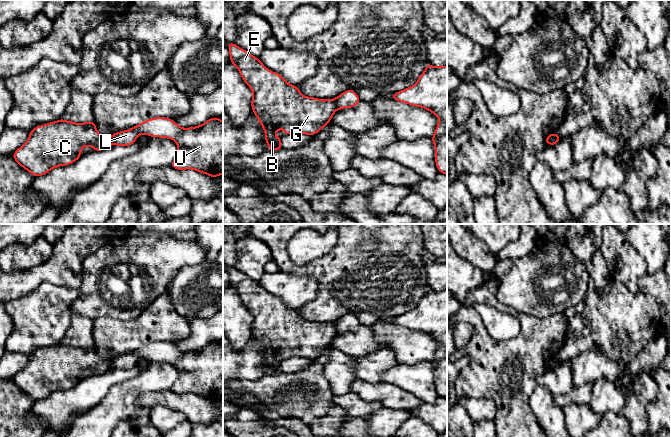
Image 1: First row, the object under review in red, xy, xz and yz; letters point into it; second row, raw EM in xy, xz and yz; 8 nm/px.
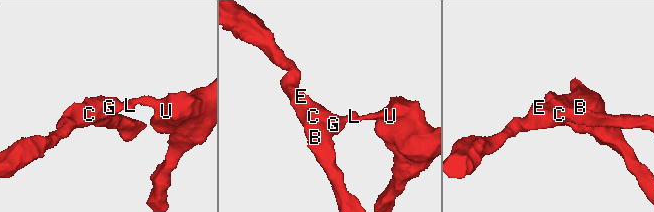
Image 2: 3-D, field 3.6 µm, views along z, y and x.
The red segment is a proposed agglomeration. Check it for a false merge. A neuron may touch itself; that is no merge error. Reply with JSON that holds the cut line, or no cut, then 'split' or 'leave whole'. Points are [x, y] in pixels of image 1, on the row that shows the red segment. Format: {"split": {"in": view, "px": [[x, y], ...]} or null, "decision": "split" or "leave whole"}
{"split": {"in": "xz", "px": [[333, 99], [337, 109]]}, "decision": "split"}

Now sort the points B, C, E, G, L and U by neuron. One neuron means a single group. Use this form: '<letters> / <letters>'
B C E G / L U

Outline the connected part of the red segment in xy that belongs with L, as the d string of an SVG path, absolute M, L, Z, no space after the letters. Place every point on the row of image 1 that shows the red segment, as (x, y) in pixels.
M154 117L131 129L113 133L110 144L130 146L139 134L175 141L178 154L171 166L176 170L192 169L214 178L223 174L223 121L219 117L189 128L180 127L166 117Z

